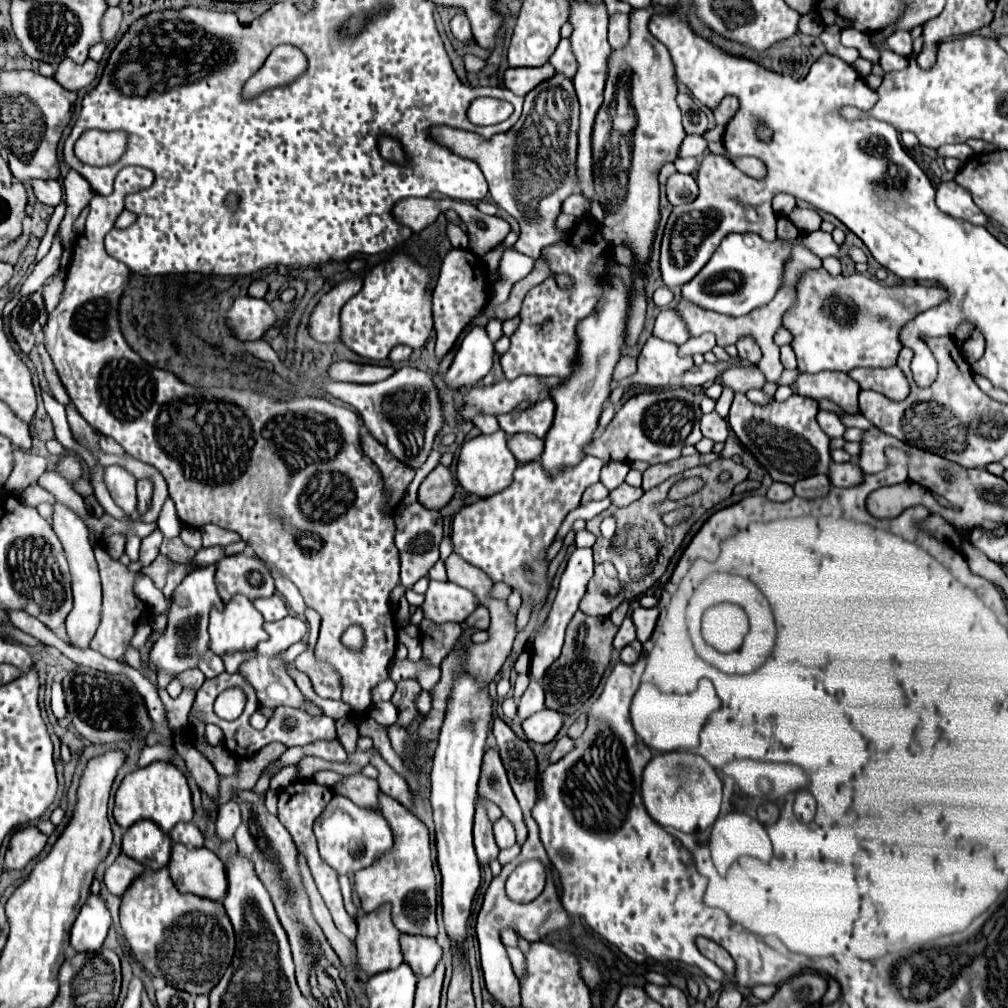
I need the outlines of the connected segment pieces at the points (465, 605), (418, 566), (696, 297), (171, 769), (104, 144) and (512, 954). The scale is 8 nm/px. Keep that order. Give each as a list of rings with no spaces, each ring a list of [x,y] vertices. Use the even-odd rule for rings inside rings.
[[[429,581],[425,602],[421,604],[425,618],[433,622],[463,622],[479,606],[477,598],[452,582]]]
[[[421,504],[407,506],[399,518],[395,518],[397,524],[397,550],[401,558],[401,584],[405,588],[413,588],[413,584],[427,576],[427,572],[433,568],[433,564],[439,560],[439,544],[443,540],[443,520],[437,510],[427,510]]]
[[[729,234],[719,244],[709,264],[705,264],[705,268],[693,280],[681,286],[681,296],[705,310],[729,316],[745,316],[753,308],[773,300],[777,286],[781,286],[783,264],[789,258],[791,246],[793,242],[783,244],[779,240],[769,244],[757,234]]]
[[[157,760],[145,768],[131,772],[129,776],[125,776],[117,790],[113,814],[117,824],[123,828],[129,828],[137,820],[153,820],[157,826],[161,826],[163,832],[169,832],[177,822],[191,822],[193,820],[191,790],[183,770],[171,762]]]
[[[87,130],[75,144],[75,154],[81,162],[93,166],[109,166],[127,150],[127,134],[121,130]]]
[[[507,948],[507,954],[509,954],[509,960],[513,964],[513,970],[515,974],[521,978],[521,972],[523,972],[523,964],[525,964],[525,958],[523,958],[523,952],[519,948]]]

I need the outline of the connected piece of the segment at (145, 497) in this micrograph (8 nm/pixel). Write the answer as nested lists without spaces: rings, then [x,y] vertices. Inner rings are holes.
[[[141,478],[137,480],[137,498],[139,498],[139,504],[137,504],[137,510],[143,514],[149,504],[151,504],[151,494],[153,494],[153,482],[151,478]]]

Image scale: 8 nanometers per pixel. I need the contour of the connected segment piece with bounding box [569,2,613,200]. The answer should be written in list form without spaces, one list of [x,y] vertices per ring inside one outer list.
[[[571,2],[569,22],[573,24],[571,46],[573,46],[573,54],[577,56],[577,62],[579,62],[579,70],[573,78],[573,84],[575,84],[575,90],[577,90],[579,104],[581,104],[579,148],[577,148],[577,192],[581,196],[585,196],[587,200],[593,200],[595,190],[593,190],[593,146],[591,146],[591,138],[593,138],[593,124],[595,124],[597,110],[603,104],[603,90],[605,90],[609,60],[611,60],[611,52],[613,52],[613,48],[607,42],[609,16],[607,16],[605,4],[593,6],[589,2],[583,2],[583,4],[581,2]]]

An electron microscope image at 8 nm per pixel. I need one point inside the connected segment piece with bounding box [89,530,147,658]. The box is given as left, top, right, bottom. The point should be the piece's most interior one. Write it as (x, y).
(122, 610)

